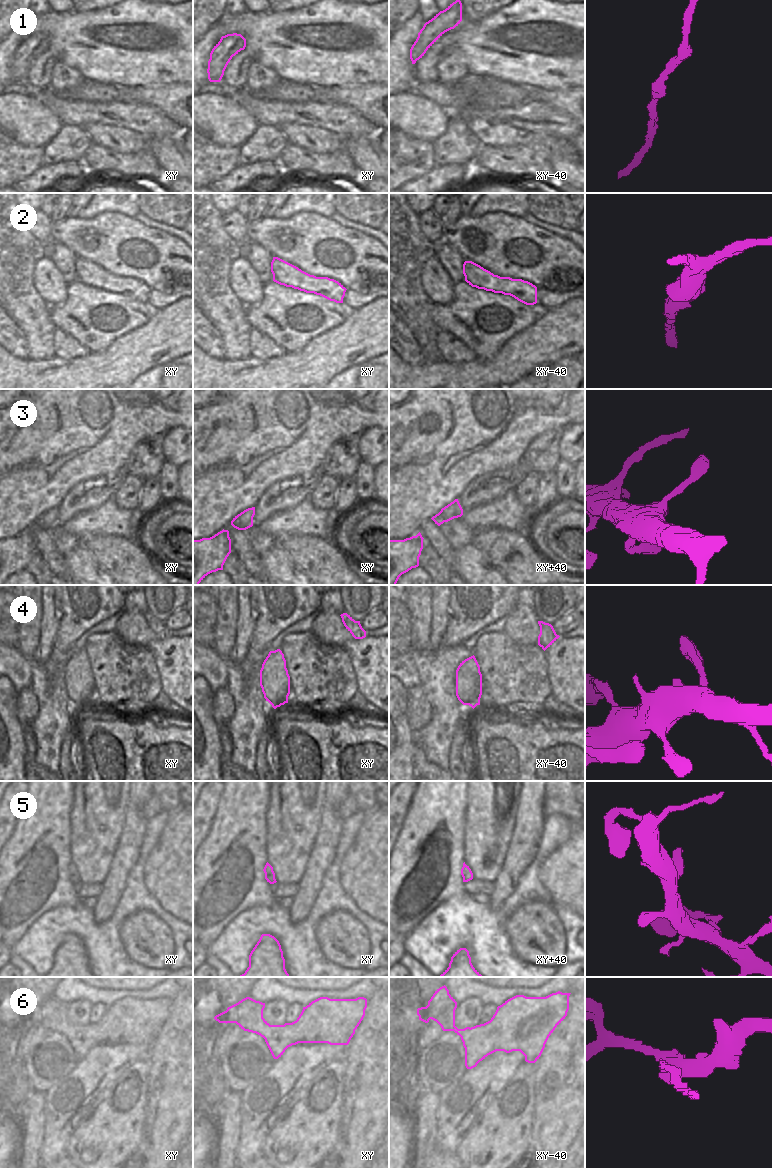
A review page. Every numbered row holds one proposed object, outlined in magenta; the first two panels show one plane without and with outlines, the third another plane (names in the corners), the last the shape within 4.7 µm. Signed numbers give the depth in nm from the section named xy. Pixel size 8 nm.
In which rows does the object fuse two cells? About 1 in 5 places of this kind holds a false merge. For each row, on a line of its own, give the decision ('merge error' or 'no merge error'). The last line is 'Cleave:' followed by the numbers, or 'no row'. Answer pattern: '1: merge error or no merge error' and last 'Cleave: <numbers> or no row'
1: no merge error
2: no merge error
3: no merge error
4: no merge error
5: no merge error
6: merge error
Cleave: 6

